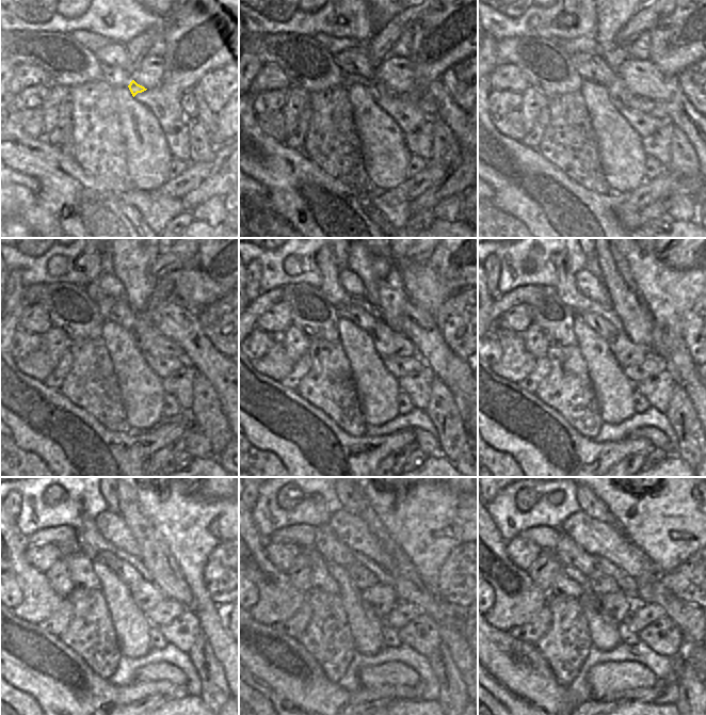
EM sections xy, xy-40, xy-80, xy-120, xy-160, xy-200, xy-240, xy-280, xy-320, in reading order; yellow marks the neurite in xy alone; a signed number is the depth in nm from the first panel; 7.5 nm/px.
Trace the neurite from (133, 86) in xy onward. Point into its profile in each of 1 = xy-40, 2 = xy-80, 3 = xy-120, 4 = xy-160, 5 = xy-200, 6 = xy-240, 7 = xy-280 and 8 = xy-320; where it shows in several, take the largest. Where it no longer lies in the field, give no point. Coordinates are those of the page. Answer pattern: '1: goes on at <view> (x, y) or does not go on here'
1: goes on at xy-40 (376, 88)
2: goes on at xy-80 (616, 90)
3: goes on at xy-120 (145, 336)
4: goes on at xy-160 (388, 344)
5: goes on at xy-200 (627, 353)
6: goes on at xy-240 (145, 594)
7: goes on at xy-280 (381, 599)
8: goes on at xy-320 (615, 607)

